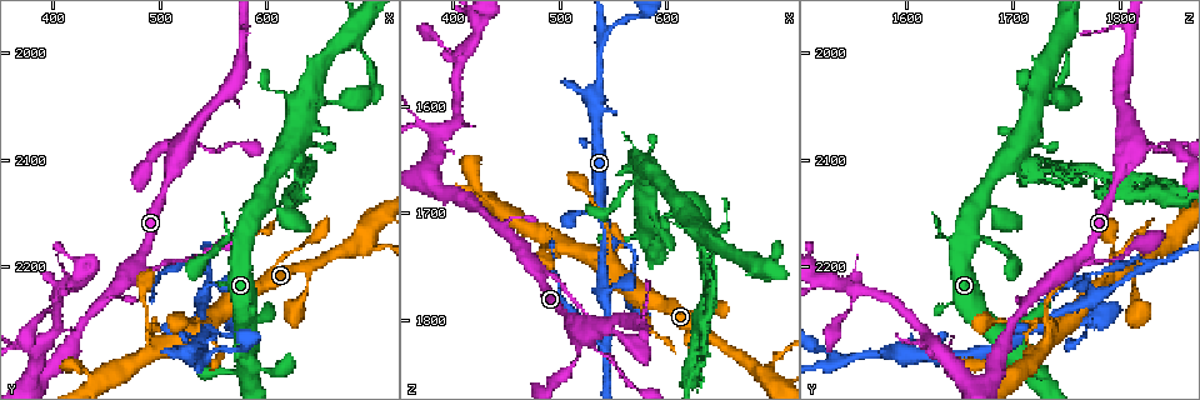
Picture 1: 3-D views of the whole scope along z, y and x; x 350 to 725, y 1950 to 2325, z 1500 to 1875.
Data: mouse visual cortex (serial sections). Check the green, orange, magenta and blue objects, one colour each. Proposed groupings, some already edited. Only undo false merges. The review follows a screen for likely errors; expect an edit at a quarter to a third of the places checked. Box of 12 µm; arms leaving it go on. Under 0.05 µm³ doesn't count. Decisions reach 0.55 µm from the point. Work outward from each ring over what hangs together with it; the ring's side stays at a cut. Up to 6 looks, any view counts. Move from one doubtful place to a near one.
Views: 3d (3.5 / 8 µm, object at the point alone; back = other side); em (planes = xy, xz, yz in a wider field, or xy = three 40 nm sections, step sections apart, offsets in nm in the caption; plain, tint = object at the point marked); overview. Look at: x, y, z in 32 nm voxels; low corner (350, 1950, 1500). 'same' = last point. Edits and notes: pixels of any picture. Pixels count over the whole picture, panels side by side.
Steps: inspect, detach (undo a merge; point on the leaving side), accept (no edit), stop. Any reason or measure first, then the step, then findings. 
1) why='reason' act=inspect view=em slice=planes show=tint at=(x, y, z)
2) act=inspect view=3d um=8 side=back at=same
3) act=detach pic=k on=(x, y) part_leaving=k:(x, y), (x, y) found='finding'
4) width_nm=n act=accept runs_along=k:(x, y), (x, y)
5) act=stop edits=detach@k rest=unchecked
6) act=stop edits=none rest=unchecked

why='three-way junction' act=inspect view=3d um=3.5 at=(542, 2260, 1720)

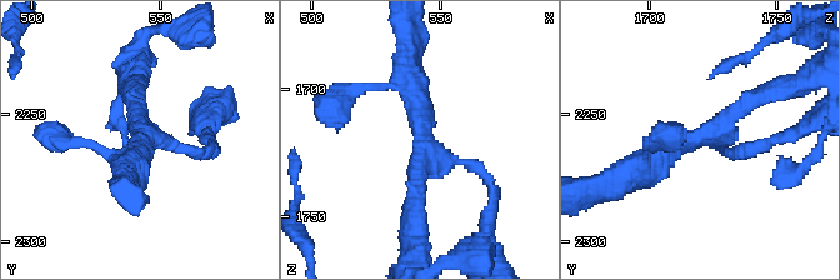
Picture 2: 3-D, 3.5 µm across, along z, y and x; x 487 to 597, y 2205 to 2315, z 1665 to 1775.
act=inspect view=em slice=xy step=3 show=tint at=(542, 2259, 1720)

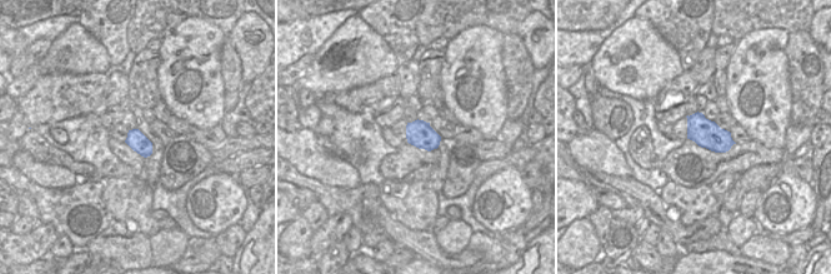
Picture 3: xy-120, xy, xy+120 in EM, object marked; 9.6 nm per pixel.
act=accept runs_along=2:(630, 174), (765, 93) found='all the same cell'

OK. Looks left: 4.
why='abrupt turn' act=inspect view=3d um=3.5 at=(540, 2200, 1822)

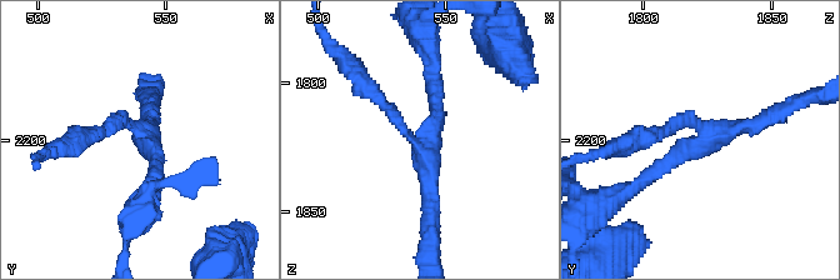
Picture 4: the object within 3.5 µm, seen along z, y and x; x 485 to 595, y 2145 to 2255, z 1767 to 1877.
arms=3 arm_widths_nm=150,200,200 why='now the EM' act=inspect view=em slice=xy step=2 show=tint at=(542, 2199, 1825)

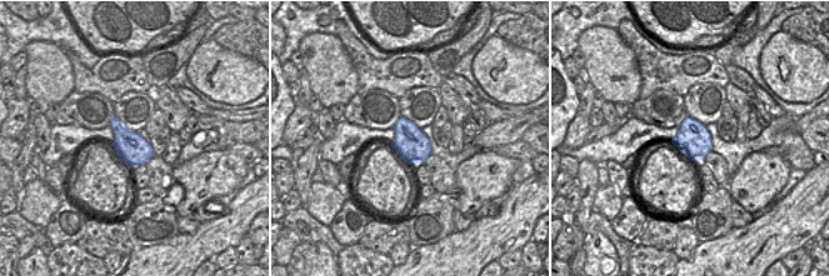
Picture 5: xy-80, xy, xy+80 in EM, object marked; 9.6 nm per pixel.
act=inspect view=em slice=planes show=tint at=same

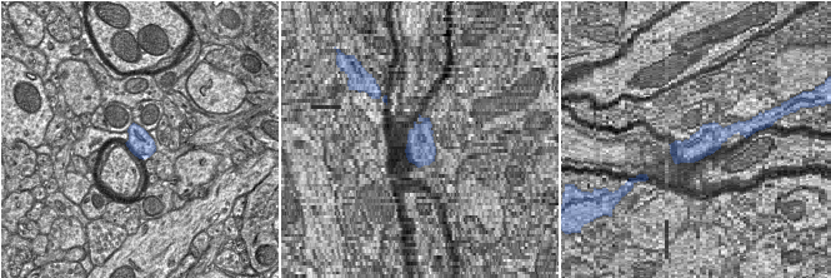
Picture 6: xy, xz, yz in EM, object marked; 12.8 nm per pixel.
act=detach pic=4 on=(665, 129) part_leaving=4:(696, 128), (676, 120), (610, 150) found='a second cell is stuck on'

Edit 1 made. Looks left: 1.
act=stop edits=detach@4 rest=unchecked

